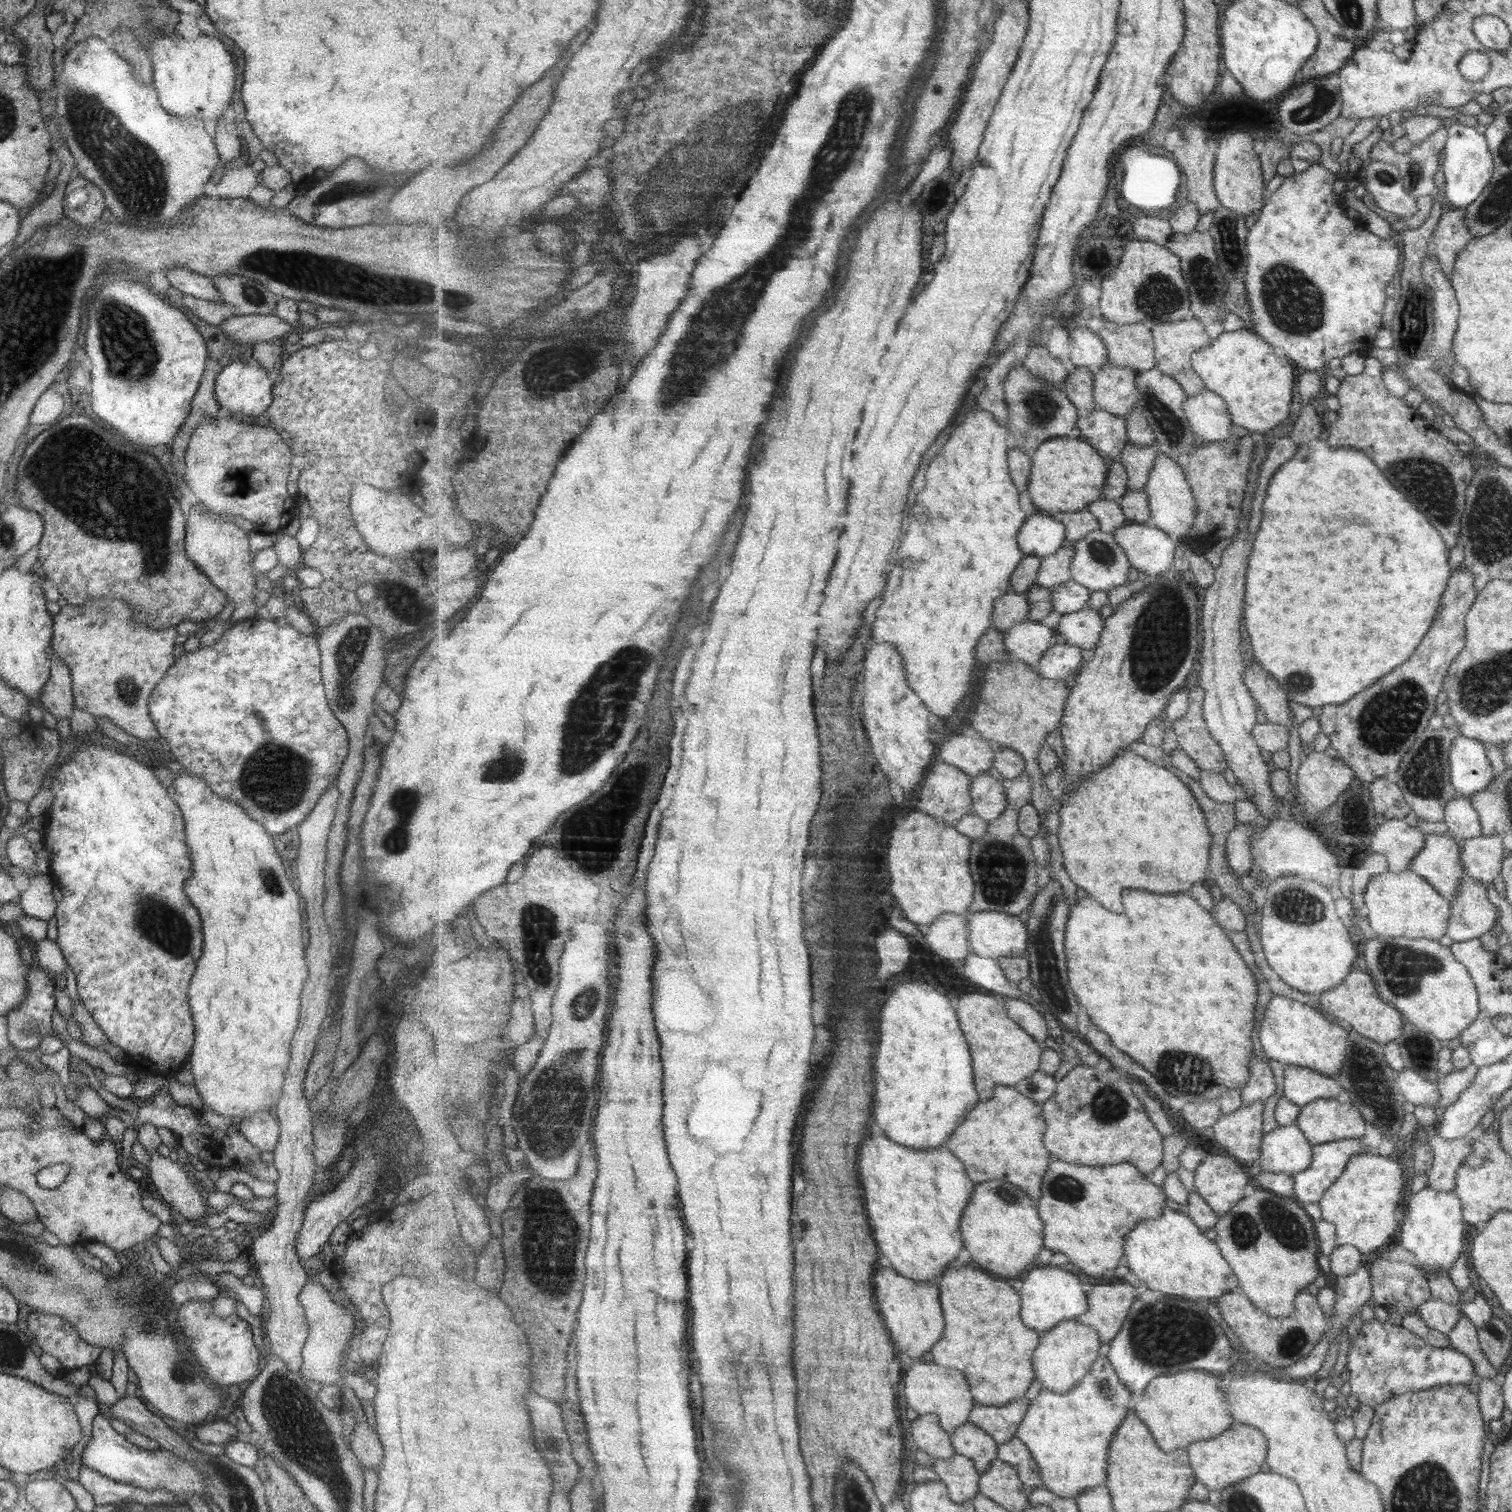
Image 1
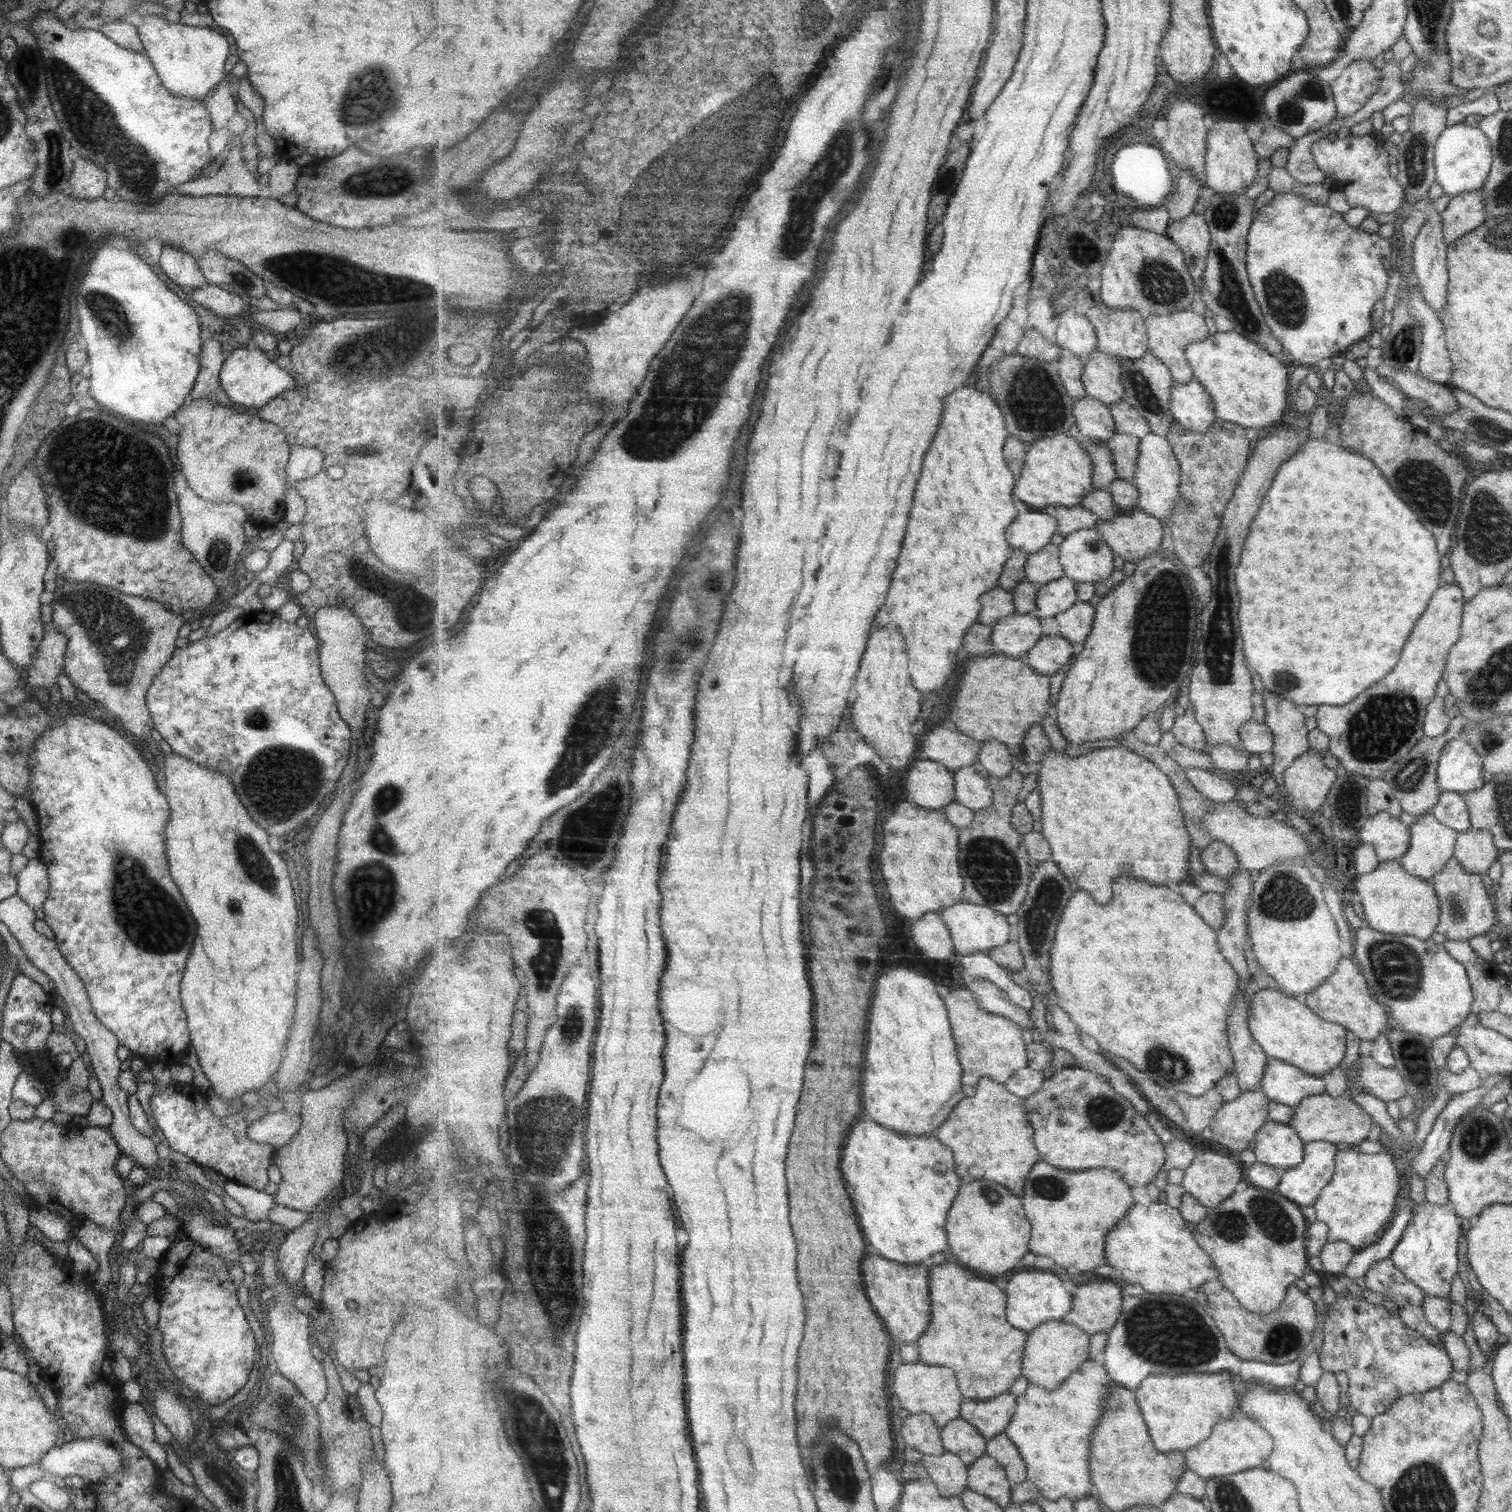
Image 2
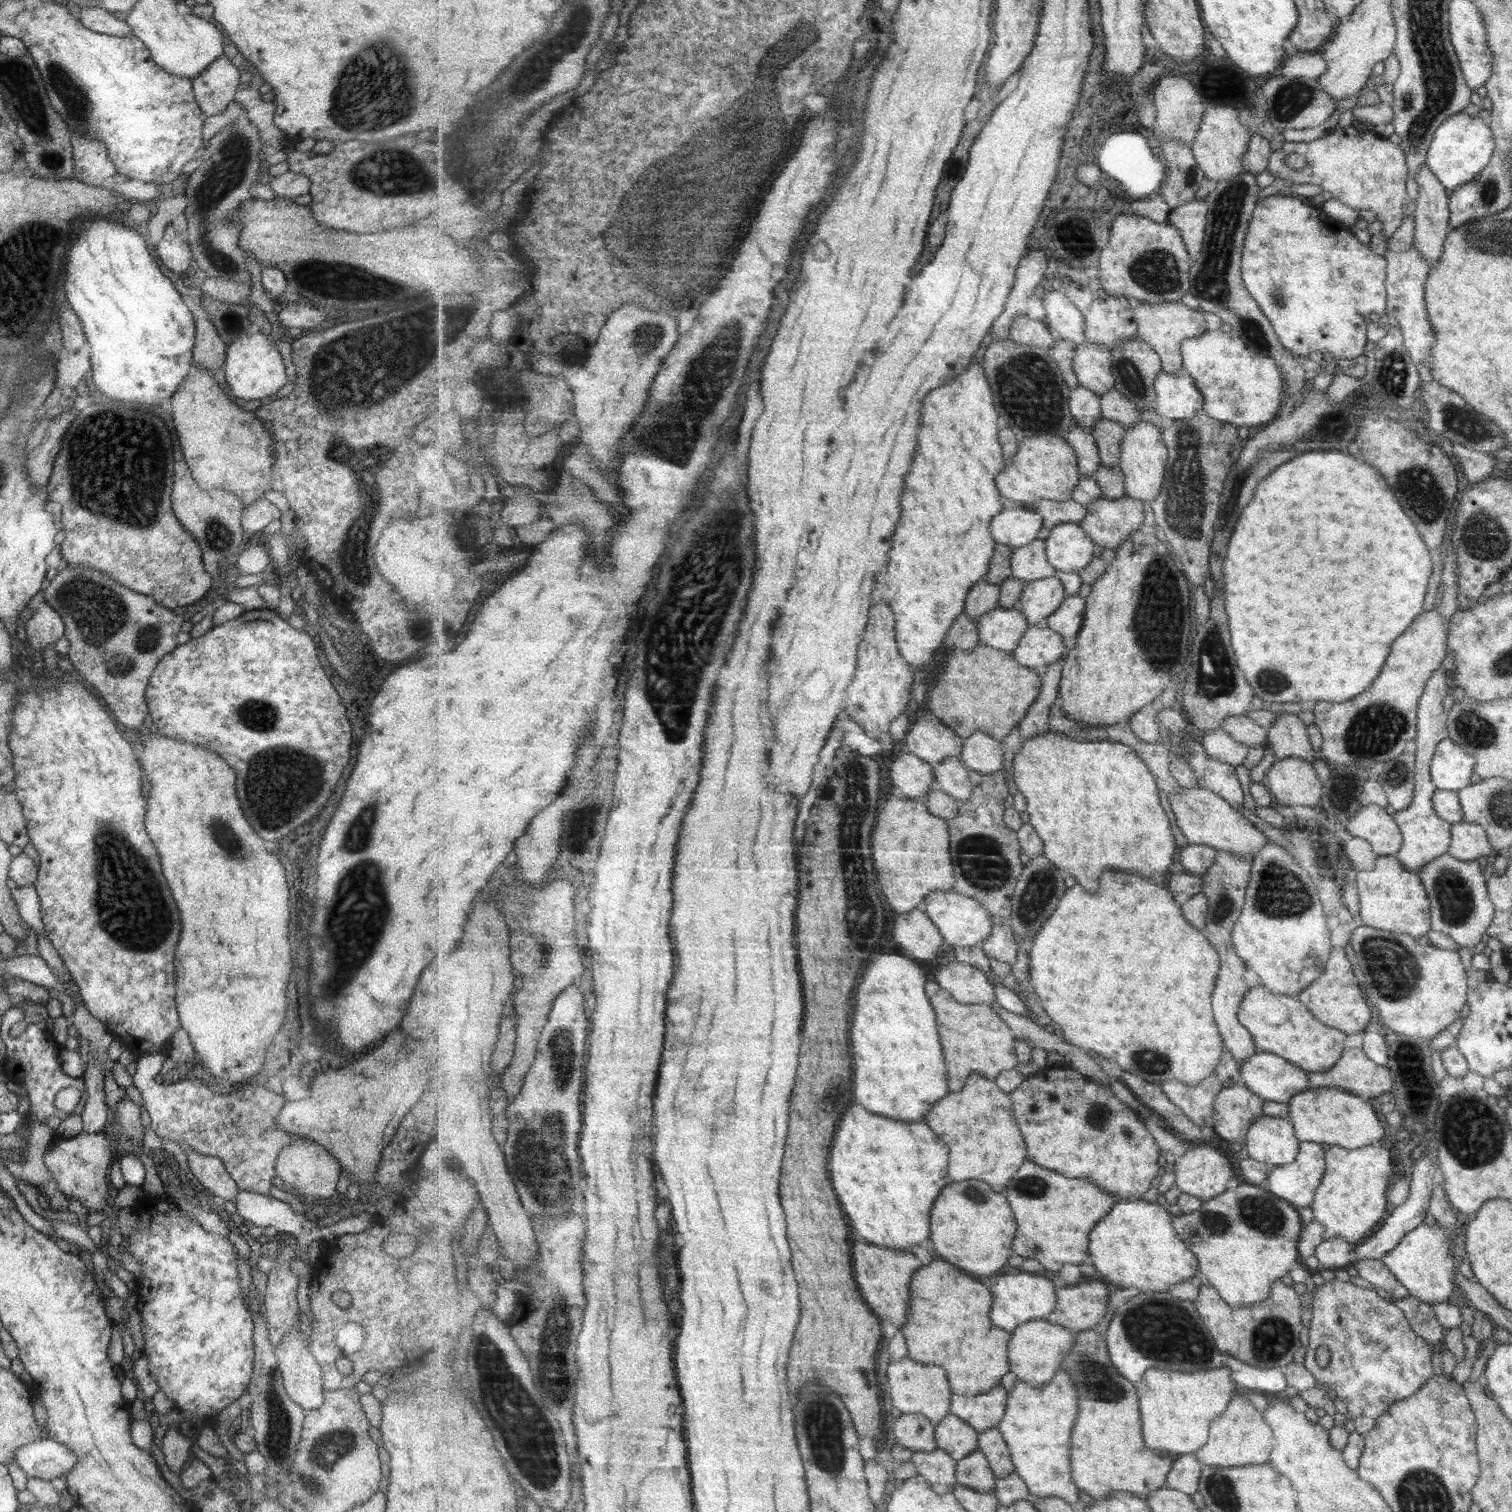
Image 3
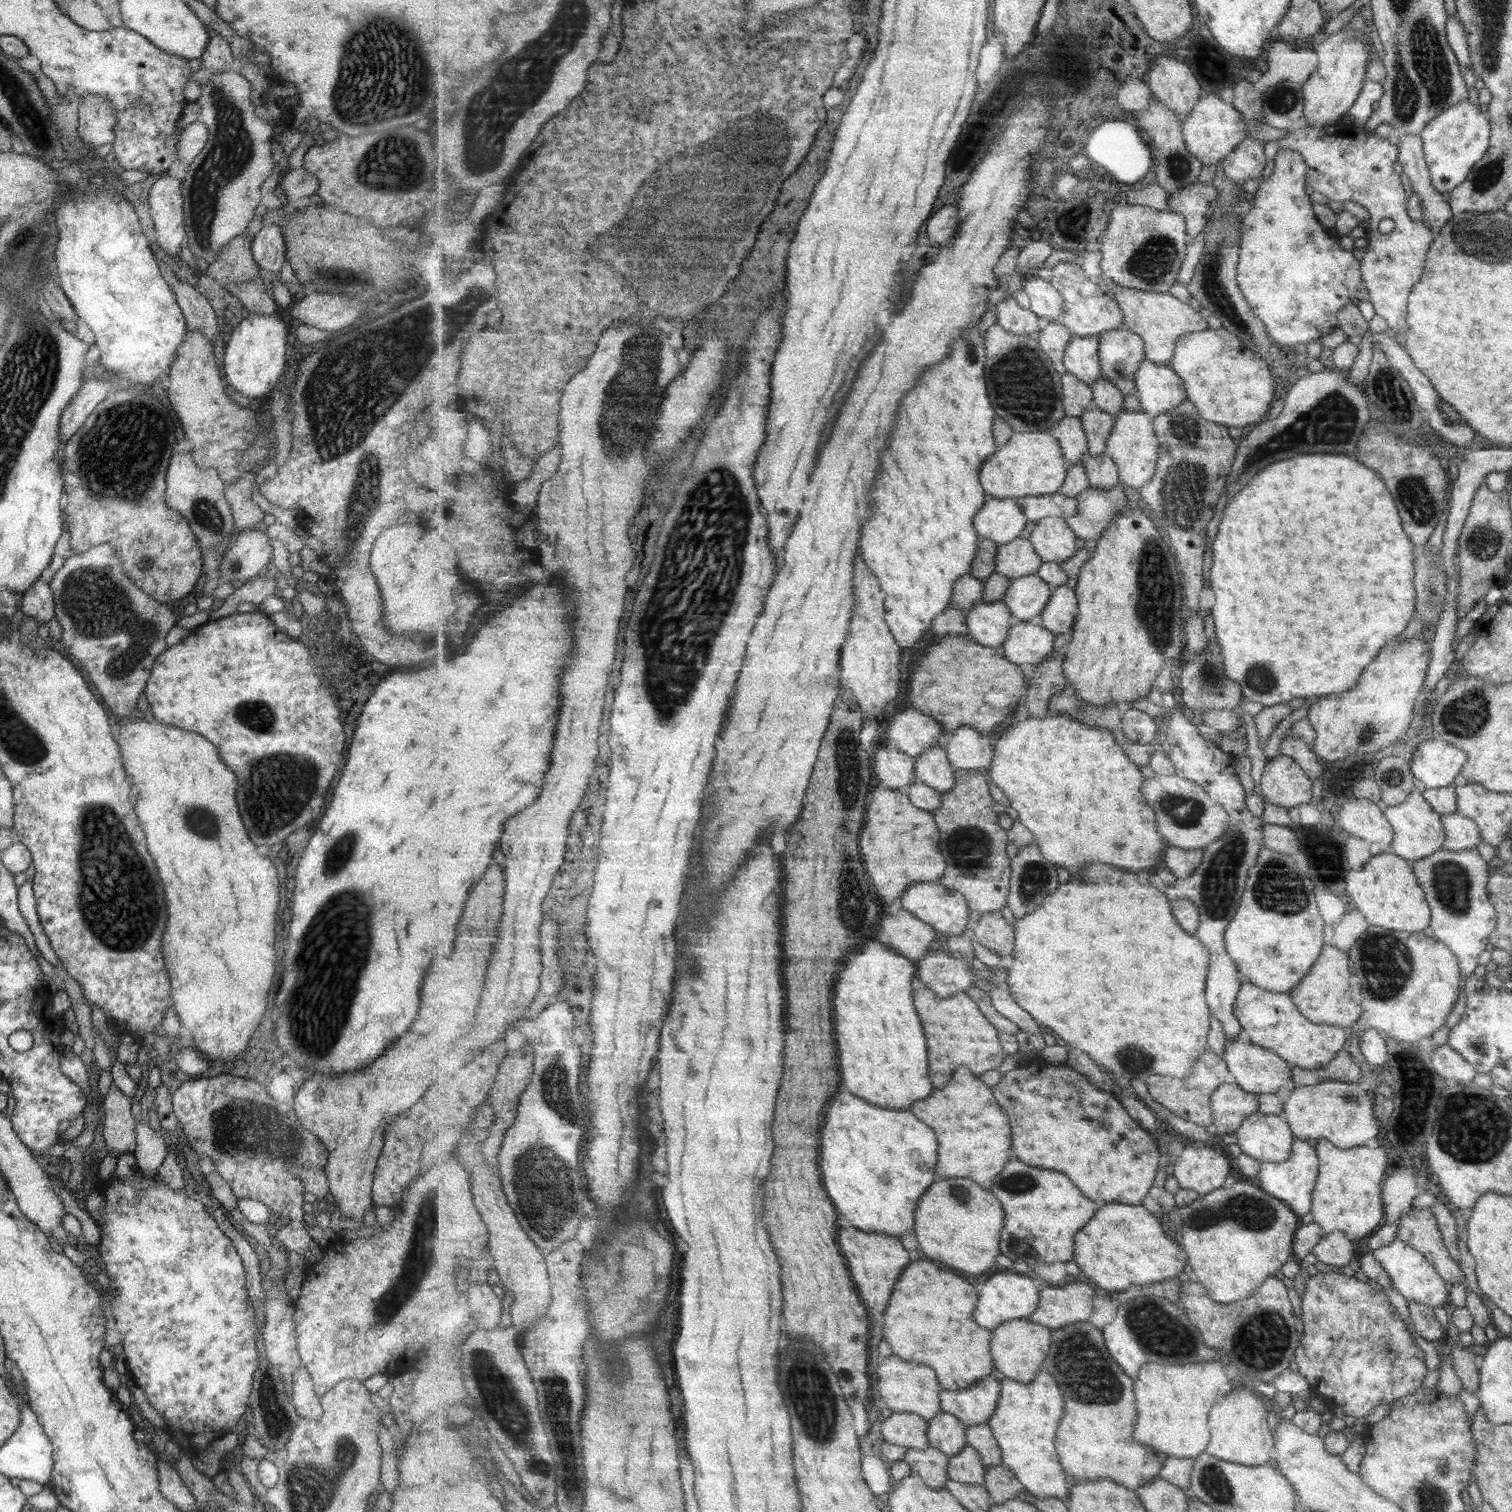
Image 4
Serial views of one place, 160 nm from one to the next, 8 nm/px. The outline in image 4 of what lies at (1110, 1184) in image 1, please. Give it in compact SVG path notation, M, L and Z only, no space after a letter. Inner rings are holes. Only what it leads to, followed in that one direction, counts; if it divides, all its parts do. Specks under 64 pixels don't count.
M1015 1157L1008 1164L991 1188L1007 1212L1001 1252L1011 1261L1025 1262L1032 1270L1057 1260L1073 1260L1075 1234L1092 1221L1100 1204L1085 1196L1061 1171L1031 1166Z

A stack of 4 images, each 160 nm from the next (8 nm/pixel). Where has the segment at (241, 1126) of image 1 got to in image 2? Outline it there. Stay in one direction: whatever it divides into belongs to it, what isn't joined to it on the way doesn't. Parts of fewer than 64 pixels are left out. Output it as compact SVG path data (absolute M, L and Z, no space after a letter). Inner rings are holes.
M282 1111L265 1114L265 1116L251 1123L247 1135L255 1143L278 1149L297 1132L301 1118L297 1115L287 1115Z

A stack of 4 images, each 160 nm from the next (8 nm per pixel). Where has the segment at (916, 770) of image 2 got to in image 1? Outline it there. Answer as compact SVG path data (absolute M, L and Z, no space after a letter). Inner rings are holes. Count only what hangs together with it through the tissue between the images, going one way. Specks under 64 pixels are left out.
M943 760L933 762L921 786L921 793L916 802L917 810L953 825L973 812L972 778L957 766Z

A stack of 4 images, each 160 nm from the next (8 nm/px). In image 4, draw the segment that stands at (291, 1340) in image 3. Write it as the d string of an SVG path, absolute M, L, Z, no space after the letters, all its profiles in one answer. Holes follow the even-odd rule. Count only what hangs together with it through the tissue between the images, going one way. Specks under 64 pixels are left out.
M301 1365L293 1371L290 1384L291 1404L295 1407L299 1418L316 1421L322 1413L319 1397L315 1394L309 1371Z

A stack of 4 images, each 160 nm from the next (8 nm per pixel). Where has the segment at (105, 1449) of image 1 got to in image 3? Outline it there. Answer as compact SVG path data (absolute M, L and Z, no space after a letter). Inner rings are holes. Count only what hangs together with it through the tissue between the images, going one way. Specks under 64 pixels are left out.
M49 1438L25 1443L16 1449L12 1460L28 1477L44 1481L64 1476L77 1461L70 1448Z

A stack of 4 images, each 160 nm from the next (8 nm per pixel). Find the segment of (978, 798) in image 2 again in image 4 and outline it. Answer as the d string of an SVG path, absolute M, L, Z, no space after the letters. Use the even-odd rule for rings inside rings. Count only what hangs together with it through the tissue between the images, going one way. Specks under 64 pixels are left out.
M937 744L916 758L916 775L919 781L941 792L951 792L956 785L956 771L949 760L948 751Z

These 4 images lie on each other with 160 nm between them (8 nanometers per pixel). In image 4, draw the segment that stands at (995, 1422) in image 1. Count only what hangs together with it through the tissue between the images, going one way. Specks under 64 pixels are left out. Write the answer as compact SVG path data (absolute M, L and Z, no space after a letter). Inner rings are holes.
M989 1375L965 1390L943 1388L942 1410L957 1415L967 1426L987 1423L995 1414L1002 1393L1001 1383Z

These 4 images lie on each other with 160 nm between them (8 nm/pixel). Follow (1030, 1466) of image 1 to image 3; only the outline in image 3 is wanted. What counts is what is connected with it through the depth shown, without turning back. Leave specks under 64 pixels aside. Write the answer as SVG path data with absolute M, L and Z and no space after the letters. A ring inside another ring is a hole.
M998 1427L979 1432L979 1438L979 1449L989 1459L996 1478L1007 1478L1016 1471L1008 1443Z

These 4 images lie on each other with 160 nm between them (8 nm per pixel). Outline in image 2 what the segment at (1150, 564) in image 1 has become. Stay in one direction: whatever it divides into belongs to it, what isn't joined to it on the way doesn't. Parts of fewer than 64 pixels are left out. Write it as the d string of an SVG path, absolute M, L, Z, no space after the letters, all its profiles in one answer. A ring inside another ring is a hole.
M1139 506L1129 511L1122 510L1120 507L1117 507L1117 510L1118 515L1113 520L1099 520L1096 526L1116 555L1123 560L1137 563L1161 549L1163 521L1160 518L1147 514Z

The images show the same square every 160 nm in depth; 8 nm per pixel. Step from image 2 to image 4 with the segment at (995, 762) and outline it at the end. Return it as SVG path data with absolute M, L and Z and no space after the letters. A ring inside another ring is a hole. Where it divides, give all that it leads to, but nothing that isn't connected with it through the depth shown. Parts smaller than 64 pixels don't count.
M962 726L948 735L949 742L945 745L945 750L948 751L949 760L956 769L972 768L987 771L994 761L994 746L989 743L987 738L983 738L981 733L969 726Z

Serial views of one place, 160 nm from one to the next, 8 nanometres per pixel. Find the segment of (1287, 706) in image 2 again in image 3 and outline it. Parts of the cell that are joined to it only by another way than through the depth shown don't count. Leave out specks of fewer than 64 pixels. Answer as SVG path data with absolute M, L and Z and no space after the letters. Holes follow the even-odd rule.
M1278 713L1266 730L1266 742L1276 760L1295 757L1312 763L1318 757L1308 742L1306 725L1297 714Z

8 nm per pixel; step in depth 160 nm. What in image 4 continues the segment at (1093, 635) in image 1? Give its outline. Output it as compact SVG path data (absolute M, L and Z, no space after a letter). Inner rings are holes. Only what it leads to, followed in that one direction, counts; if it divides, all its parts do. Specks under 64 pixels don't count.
M1066 585L1058 586L1057 590L1052 591L1051 600L1041 614L1042 625L1057 635L1072 633L1074 620L1079 615L1078 602L1075 589L1072 590Z

